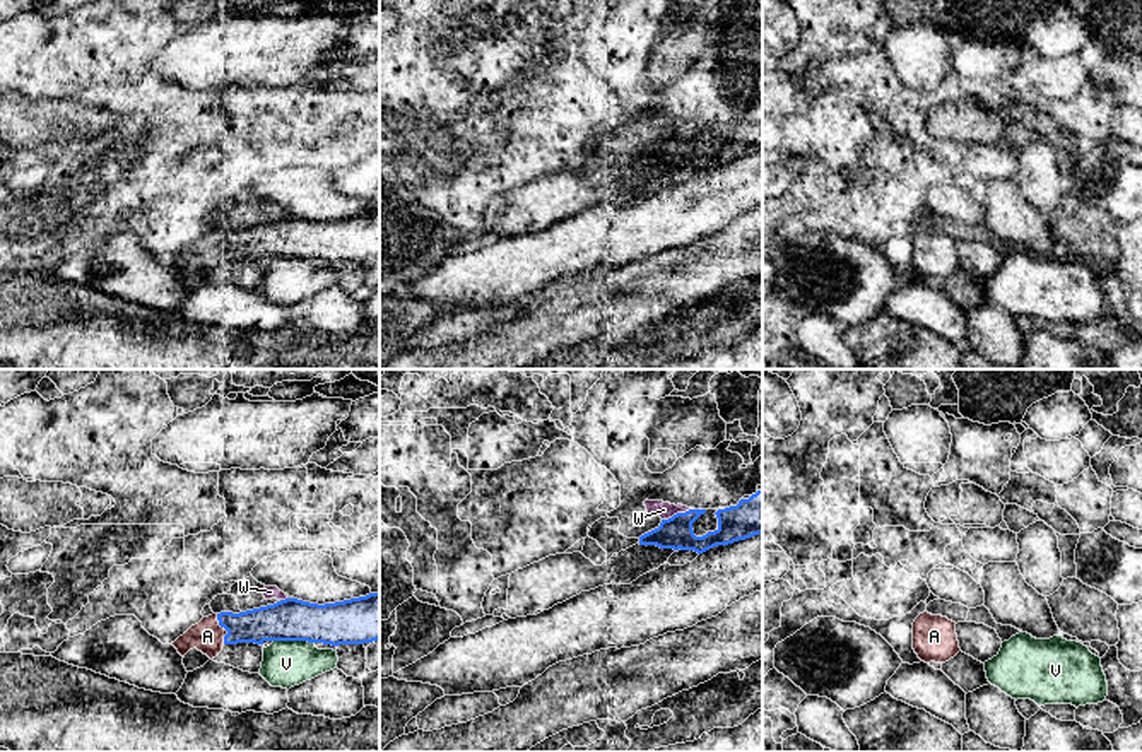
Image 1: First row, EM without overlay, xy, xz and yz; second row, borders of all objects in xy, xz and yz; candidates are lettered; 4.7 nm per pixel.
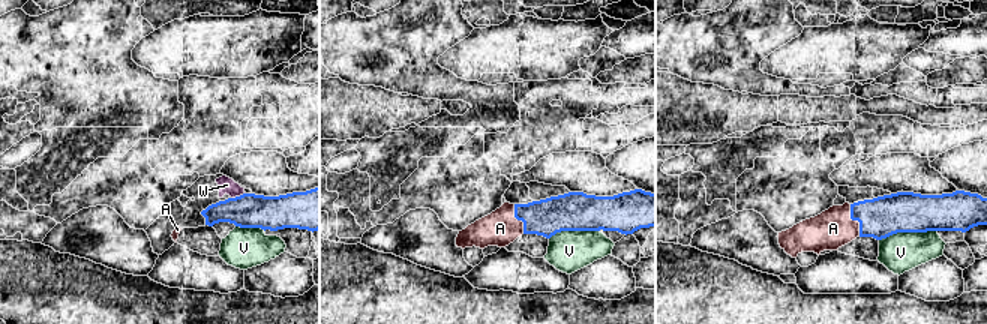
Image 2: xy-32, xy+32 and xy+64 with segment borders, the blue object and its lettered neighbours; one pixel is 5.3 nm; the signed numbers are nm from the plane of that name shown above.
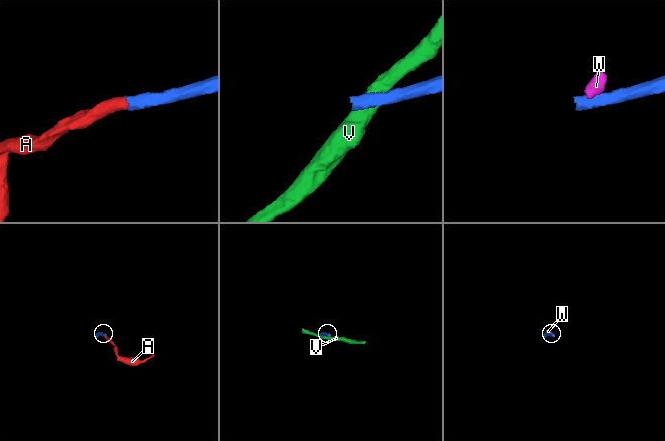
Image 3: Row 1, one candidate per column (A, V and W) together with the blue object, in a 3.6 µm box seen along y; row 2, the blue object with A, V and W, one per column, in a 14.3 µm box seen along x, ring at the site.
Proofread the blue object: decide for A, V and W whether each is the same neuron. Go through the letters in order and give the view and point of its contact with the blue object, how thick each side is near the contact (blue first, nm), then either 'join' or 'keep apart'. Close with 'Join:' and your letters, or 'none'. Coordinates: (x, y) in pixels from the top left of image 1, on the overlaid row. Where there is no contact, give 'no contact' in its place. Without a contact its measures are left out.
A: meets blue in xy at (224, 628); 180 nm thick on the blue side, 160 nm on the other; join
V: meets blue in xy at (294, 640); 200 nm thick on the blue side, 220 nm on the other; keep apart
W: meets blue in xz at (677, 513); 150 nm thick on the blue side, 80 nm on the other; keep apart
Join: A

